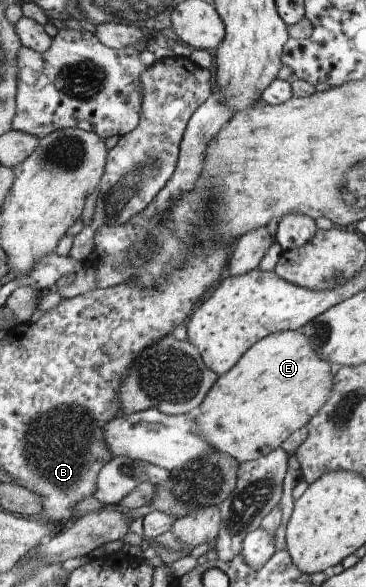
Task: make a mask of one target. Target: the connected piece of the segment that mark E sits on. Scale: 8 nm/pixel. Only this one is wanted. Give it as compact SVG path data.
M298 330L272 333L258 341L242 356L242 359L228 372L221 375L208 393L208 397L197 410L198 433L210 441L218 452L239 461L254 461L264 457L280 445L300 427L305 427L332 393L334 365L318 353L313 339Z

